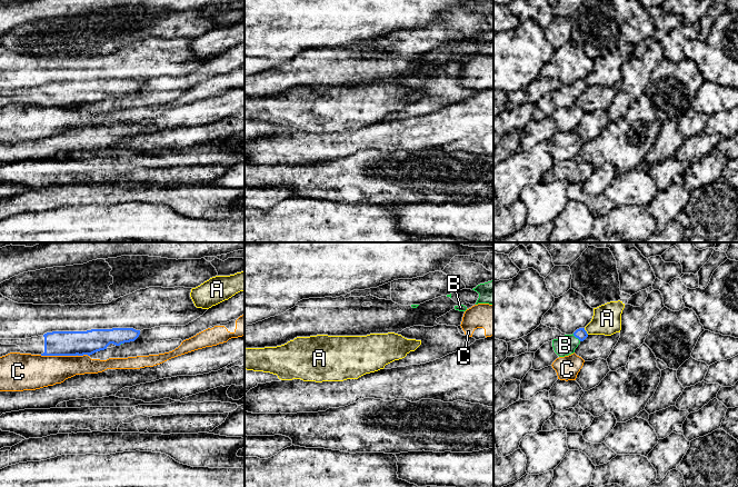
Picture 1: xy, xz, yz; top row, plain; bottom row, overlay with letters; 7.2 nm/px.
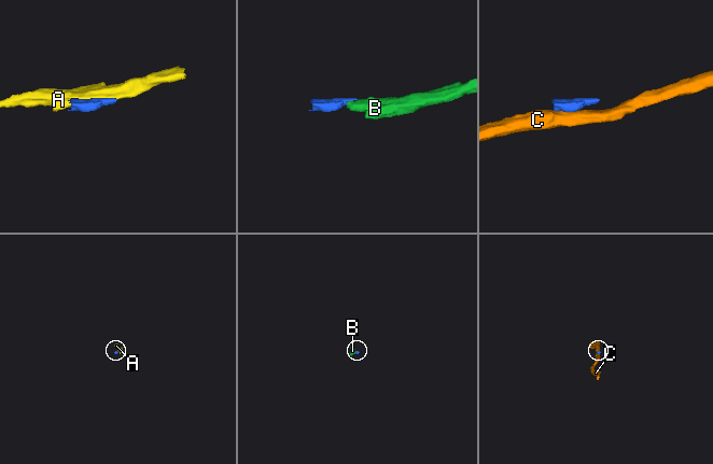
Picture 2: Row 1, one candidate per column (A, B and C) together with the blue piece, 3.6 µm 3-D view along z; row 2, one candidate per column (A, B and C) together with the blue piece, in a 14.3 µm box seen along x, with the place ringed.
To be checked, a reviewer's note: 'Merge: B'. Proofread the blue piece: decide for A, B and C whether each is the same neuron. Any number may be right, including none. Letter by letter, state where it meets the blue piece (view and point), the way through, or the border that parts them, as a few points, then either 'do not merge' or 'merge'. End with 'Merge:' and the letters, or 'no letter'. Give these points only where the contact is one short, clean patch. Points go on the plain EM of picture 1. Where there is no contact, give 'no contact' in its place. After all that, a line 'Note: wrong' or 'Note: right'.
A: yz (586, 82) | do not merge
B: yz (577, 88) | across yz (580, 85), (577, 88), (565, 96) | merge
C: xy (58, 106) | along xy (40, 106), (76, 107) | do not merge
Merge: B
Note: right

